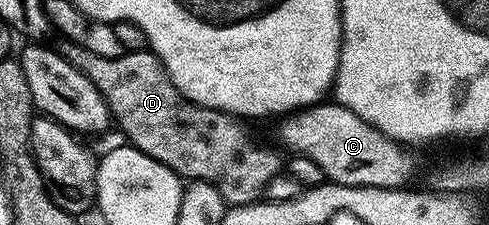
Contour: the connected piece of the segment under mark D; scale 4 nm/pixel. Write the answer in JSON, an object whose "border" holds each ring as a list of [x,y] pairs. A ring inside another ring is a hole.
{"border":[[[63,40],[58,43],[57,49],[60,54],[62,54],[63,59],[65,59],[69,64],[73,64],[73,68],[77,68],[81,73],[85,75],[89,80],[93,80],[93,84],[97,88],[97,92],[101,92],[101,96],[109,104],[111,109],[111,117],[123,129],[123,134],[128,143],[134,146],[135,149],[140,150],[145,156],[149,156],[153,160],[157,160],[161,164],[165,164],[173,171],[175,174],[179,175],[180,179],[190,180],[191,182],[208,182],[213,188],[219,190],[221,196],[224,198],[228,207],[234,208],[237,206],[249,206],[258,201],[260,201],[261,195],[267,189],[267,183],[271,181],[271,177],[267,174],[261,173],[261,168],[259,167],[260,160],[268,157],[269,150],[265,147],[259,147],[258,144],[251,139],[251,134],[246,130],[244,123],[240,119],[230,115],[222,114],[220,110],[207,110],[204,106],[199,106],[195,102],[190,102],[183,95],[182,92],[177,88],[177,84],[173,84],[173,80],[169,76],[169,72],[165,68],[165,64],[157,57],[157,55],[152,54],[150,49],[137,52],[136,54],[126,53],[119,57],[117,60],[105,60],[105,56],[93,56],[93,52],[85,52],[85,48],[80,46],[74,46],[71,42]]]}

